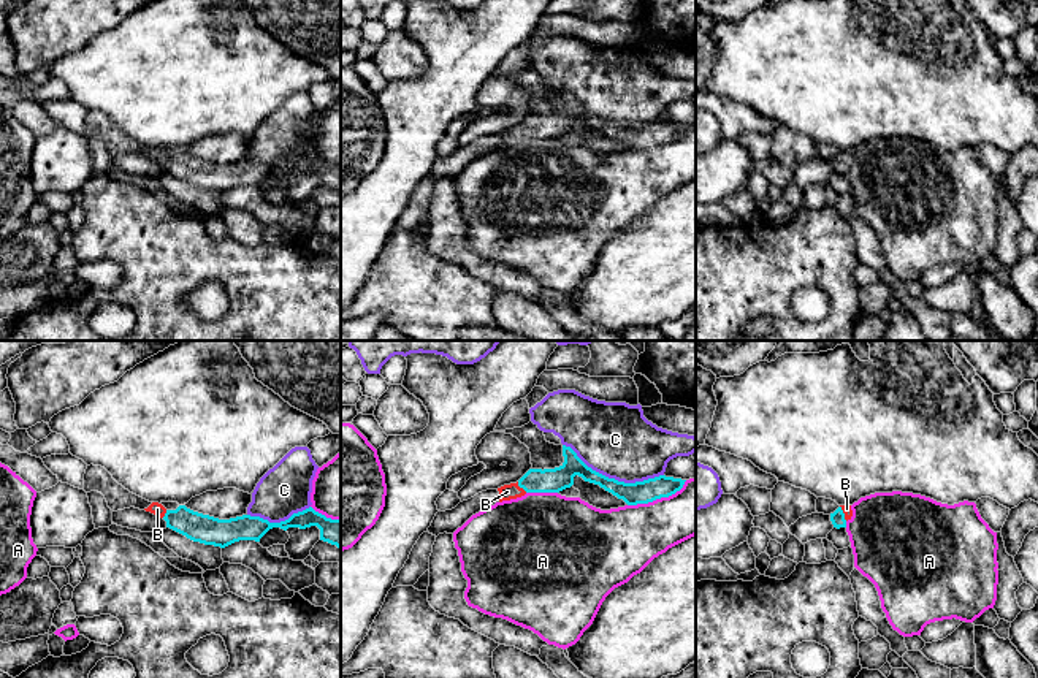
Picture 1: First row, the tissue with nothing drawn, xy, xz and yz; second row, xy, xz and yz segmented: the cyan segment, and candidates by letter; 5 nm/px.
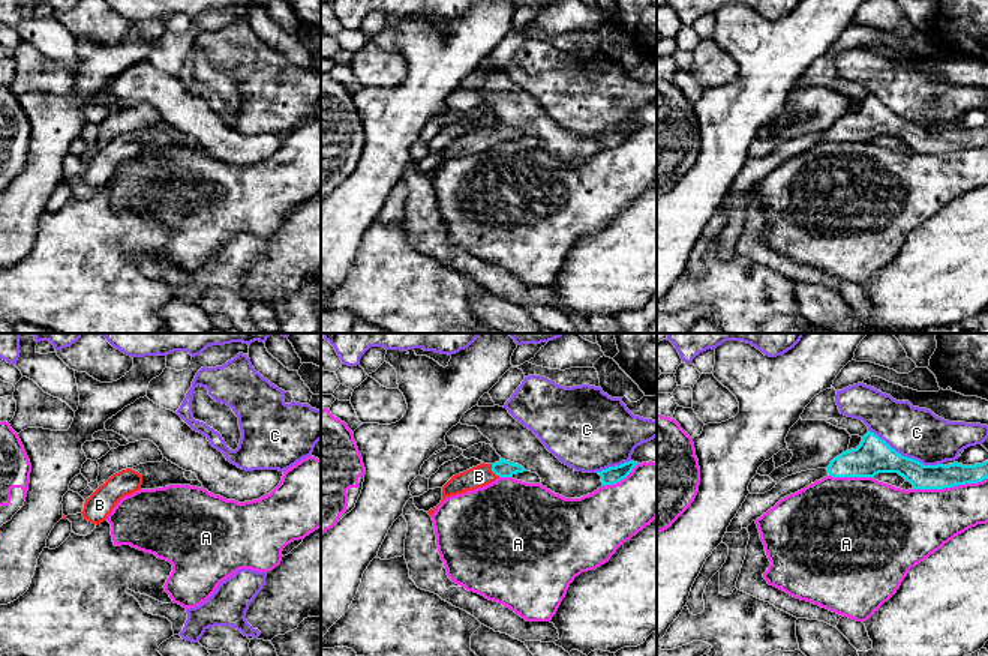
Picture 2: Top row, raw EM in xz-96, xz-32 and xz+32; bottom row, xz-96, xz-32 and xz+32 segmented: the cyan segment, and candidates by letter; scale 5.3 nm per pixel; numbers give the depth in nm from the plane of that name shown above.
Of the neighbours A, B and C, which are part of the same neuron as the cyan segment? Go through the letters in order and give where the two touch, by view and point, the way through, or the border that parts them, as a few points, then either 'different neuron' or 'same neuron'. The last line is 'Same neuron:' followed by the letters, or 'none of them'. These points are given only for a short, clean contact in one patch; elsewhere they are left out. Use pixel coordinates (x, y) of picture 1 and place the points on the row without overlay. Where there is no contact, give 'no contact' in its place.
A: contact xz (658, 143); different neuron
B: contact xz (522, 132); way xz (536, 125), (522, 132), (507, 137); same neuron
C: contact xz (614, 124); different neuron
Same neuron: B

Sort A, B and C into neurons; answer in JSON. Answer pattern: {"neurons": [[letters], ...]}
{"neurons": [["A"], ["B"], ["C"]]}

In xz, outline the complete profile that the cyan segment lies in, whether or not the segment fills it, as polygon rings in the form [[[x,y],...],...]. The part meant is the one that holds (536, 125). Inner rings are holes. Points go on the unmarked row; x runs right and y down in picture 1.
[[[563,90],[564,108],[555,114],[529,114],[517,128],[498,133],[499,147],[525,141],[526,138],[559,138],[574,130],[578,120],[585,127],[599,130],[628,150],[648,149],[661,143],[669,143],[680,136],[686,125],[659,120],[635,128],[624,128],[609,124],[588,112],[577,98]]]

